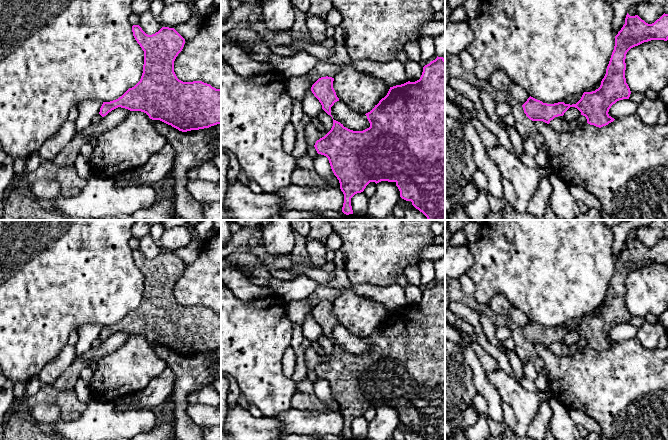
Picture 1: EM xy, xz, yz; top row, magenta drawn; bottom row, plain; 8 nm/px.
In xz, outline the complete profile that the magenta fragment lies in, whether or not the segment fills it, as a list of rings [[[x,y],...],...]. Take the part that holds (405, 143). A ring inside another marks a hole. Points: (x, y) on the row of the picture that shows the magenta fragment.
[[[438,57],[423,67],[419,80],[390,87],[387,95],[365,114],[370,127],[353,131],[333,119],[331,130],[316,141],[318,154],[328,158],[344,194],[342,212],[353,214],[351,198],[364,191],[370,182],[395,182],[400,197],[411,201],[428,220],[445,220],[445,58]]]

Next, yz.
[[[628,13],[625,18],[625,24],[615,36],[615,46],[612,52],[609,64],[606,69],[606,74],[601,81],[601,85],[598,89],[592,92],[584,92],[581,99],[576,104],[565,104],[564,102],[558,102],[554,104],[543,103],[533,97],[529,97],[527,101],[522,105],[524,113],[532,121],[543,121],[547,124],[550,123],[555,117],[563,116],[564,113],[570,108],[575,107],[581,115],[585,116],[587,123],[596,127],[603,127],[613,122],[608,112],[613,104],[619,100],[629,99],[631,91],[626,83],[625,70],[626,70],[626,54],[627,52],[644,42],[651,40],[664,40],[669,39],[669,14],[663,14],[654,23],[648,24],[642,20],[638,15],[630,16]]]

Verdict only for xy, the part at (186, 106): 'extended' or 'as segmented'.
as segmented

